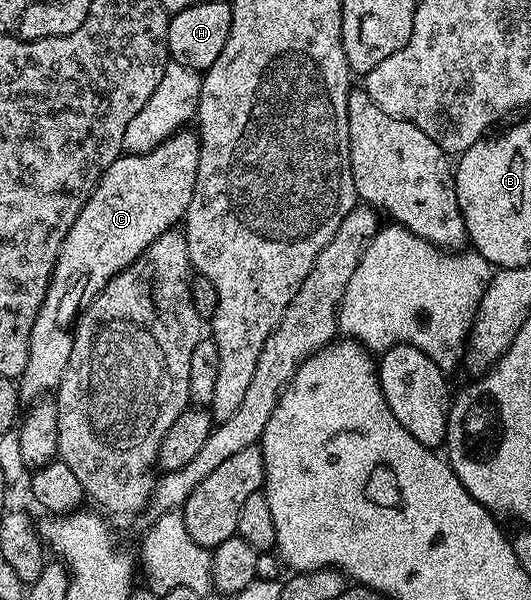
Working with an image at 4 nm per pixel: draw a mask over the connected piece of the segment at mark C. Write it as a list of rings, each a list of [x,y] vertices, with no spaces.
[[[191,130],[174,132],[168,140],[148,152],[121,154],[103,171],[103,177],[92,190],[81,214],[77,214],[77,222],[69,226],[69,234],[65,234],[65,242],[61,242],[47,293],[29,334],[29,358],[22,376],[17,380],[20,401],[41,400],[58,389],[73,350],[73,329],[79,313],[118,272],[125,270],[154,240],[172,231],[178,225],[175,223],[178,220],[180,223],[186,217],[189,202],[193,202],[193,186],[197,186],[199,161],[198,135],[187,131]]]

